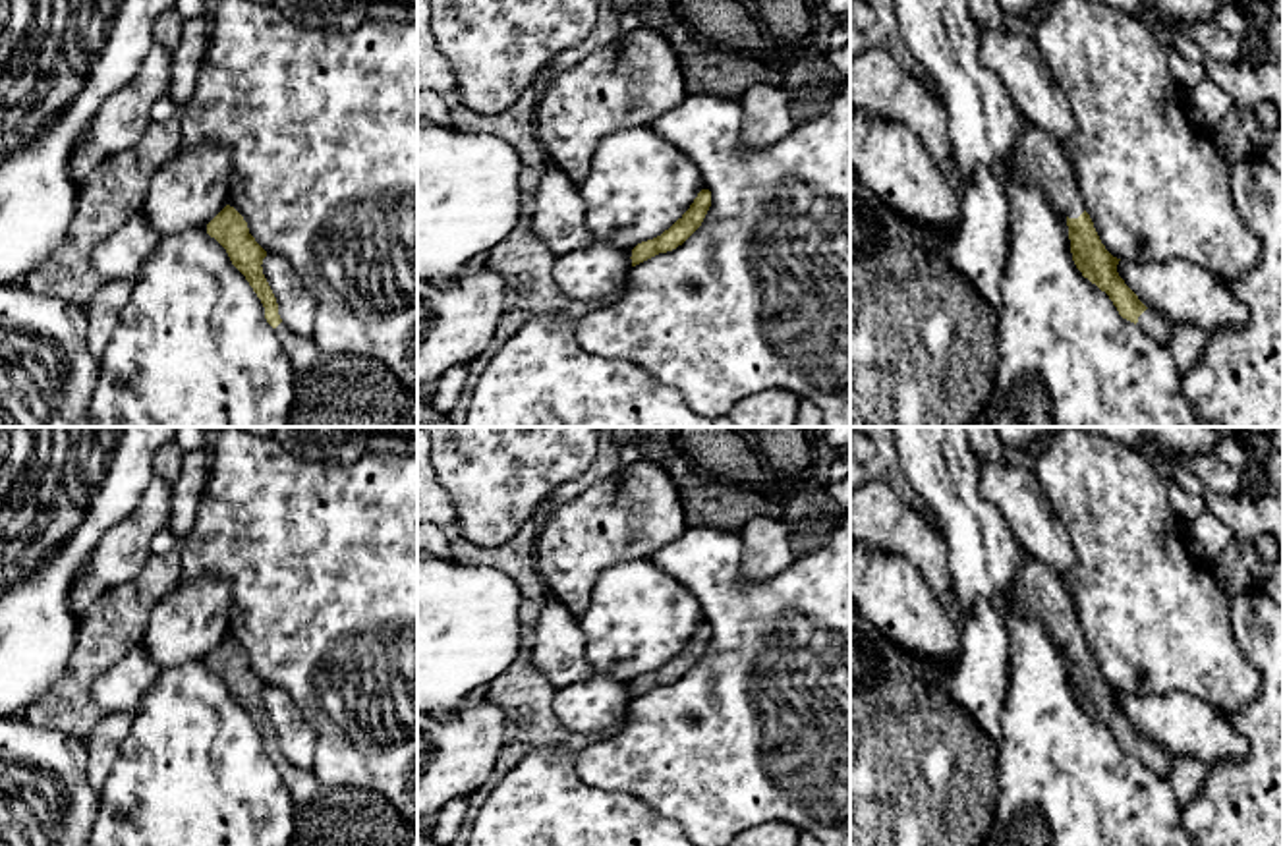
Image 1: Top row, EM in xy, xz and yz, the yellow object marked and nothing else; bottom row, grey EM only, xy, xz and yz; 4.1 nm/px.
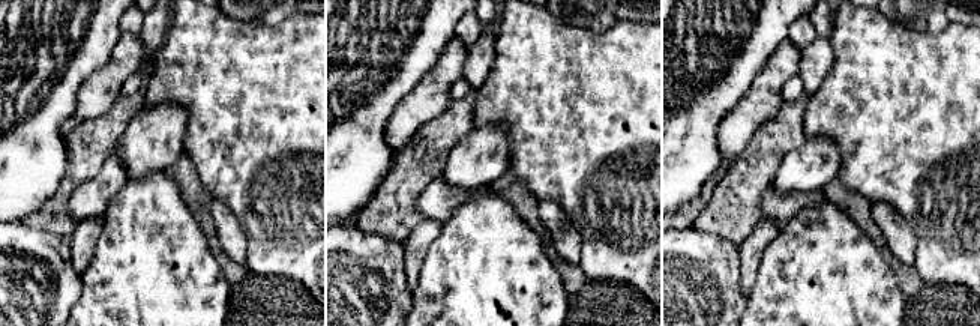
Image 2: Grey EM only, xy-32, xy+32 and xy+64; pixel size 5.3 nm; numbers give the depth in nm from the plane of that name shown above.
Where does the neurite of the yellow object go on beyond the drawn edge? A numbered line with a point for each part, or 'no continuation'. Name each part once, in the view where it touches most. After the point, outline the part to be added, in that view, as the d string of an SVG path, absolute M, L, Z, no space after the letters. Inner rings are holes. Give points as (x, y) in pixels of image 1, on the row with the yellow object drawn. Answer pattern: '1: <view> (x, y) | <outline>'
1: yz (1038, 157) | M1024 116L1012 158L1016 164L1014 178L1022 183L1036 183L1059 212L1069 218L1078 218L1084 212L1080 191L1061 145Z
2: yz (1154, 325) | M1146 309L1138 317L1136 326L1144 334L1148 334L1155 342L1159 342L1161 346L1167 346L1169 348L1169 342L1171 342L1171 324L1159 313L1154 313L1154 311Z

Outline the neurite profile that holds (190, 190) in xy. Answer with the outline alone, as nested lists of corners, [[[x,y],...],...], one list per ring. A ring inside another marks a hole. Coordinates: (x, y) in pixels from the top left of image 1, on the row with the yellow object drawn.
[[[209,143],[178,149],[153,176],[143,216],[160,238],[207,226],[226,205],[232,153]]]

